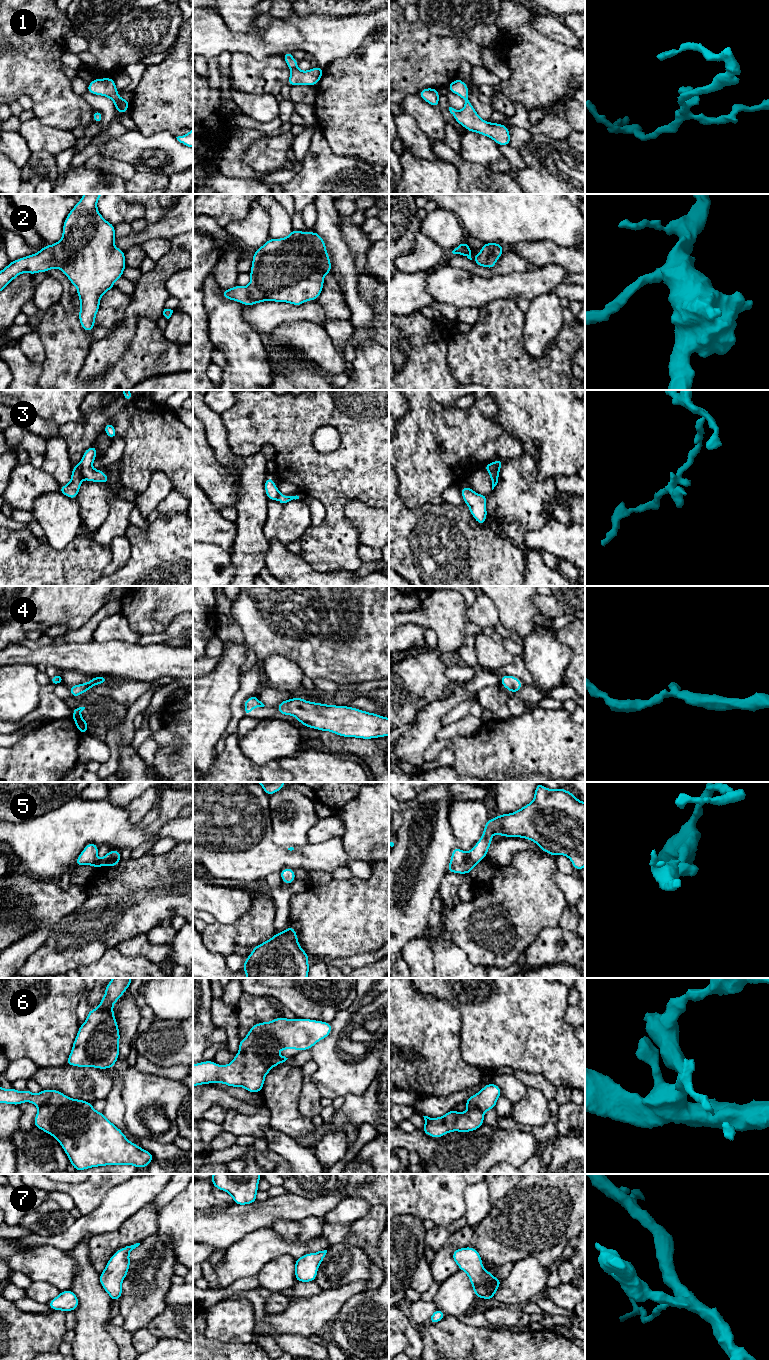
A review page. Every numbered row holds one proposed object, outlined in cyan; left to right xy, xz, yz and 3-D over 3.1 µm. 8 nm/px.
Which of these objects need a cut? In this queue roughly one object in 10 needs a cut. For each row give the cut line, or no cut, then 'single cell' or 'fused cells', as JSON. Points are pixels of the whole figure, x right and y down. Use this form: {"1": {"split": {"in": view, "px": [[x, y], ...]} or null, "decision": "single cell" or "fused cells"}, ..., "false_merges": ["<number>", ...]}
{"1": {"split": null, "decision": "single cell"}, "2": {"split": null, "decision": "single cell"}, "3": {"split": {"in": "xy", "px": [[78, 465], [83, 477]]}, "decision": "fused cells"}, "4": {"split": null, "decision": "single cell"}, "5": {"split": null, "decision": "single cell"}, "6": {"split": null, "decision": "single cell"}, "7": {"split": null, "decision": "single cell"}, "false_merges": ["3"]}

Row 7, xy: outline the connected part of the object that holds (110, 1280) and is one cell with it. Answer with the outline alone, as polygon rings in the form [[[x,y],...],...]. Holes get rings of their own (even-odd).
[[[136,1243],[118,1249],[106,1263],[104,1271],[99,1274],[101,1286],[113,1302],[119,1300],[123,1293],[122,1281],[127,1276],[131,1265],[129,1253],[139,1245],[140,1243]]]

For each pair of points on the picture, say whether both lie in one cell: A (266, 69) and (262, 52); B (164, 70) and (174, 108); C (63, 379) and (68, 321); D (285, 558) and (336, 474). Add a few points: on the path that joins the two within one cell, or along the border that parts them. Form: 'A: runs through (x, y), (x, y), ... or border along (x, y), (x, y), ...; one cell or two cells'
A: border along (241, 52), (255, 59), (281, 57); two cells
B: runs through (173, 79), (174, 99); one cell
C: runs through (63, 365), (65, 335); one cell
D: border along (298, 554), (311, 565); two cells

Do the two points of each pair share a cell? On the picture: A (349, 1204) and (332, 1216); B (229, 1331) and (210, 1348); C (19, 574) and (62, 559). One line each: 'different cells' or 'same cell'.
A: same cell
B: different cells
C: same cell

